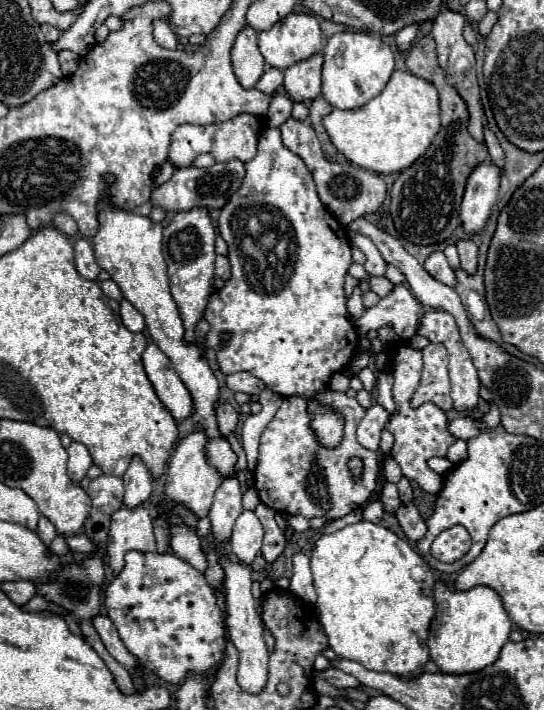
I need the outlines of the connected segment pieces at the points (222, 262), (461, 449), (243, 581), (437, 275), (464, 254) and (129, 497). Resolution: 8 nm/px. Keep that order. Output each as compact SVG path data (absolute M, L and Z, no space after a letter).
M218 255L216 257L216 275L220 279L230 279L230 261L224 257L224 255Z
M456 441L450 449L448 449L448 459L454 463L454 465L458 465L460 461L464 461L466 459L466 455L468 455L468 447L466 447L466 441Z
M226 557L220 559L224 571L226 571L226 579L224 579L224 591L226 591L226 627L230 633L230 641L236 645L238 649L238 685L246 691L246 693L260 693L266 687L268 681L268 647L264 643L264 635L262 635L262 623L260 623L260 615L256 613L256 603L252 597L252 575L250 575L250 567L242 565L242 563L232 563Z
M434 251L426 263L424 263L424 269L440 283L448 285L448 287L454 287L456 285L456 275L454 275L454 269L446 263L446 257L442 251Z
M460 241L456 247L458 247L458 253L460 253L462 269L468 275L474 275L476 267L478 267L478 247L472 241Z
M134 457L128 471L122 477L124 481L124 507L134 509L142 503L146 503L150 499L152 493L152 477L148 475L148 469L144 467L144 463L140 461L140 457Z

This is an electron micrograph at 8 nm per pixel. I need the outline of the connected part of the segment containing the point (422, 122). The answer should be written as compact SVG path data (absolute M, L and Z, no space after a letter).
M394 71L378 97L352 111L334 109L324 117L324 127L330 141L350 163L382 175L396 173L424 155L436 137L440 129L438 95L432 83L424 83L408 71Z

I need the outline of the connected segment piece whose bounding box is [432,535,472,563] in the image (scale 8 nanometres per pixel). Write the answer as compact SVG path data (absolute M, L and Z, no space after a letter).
M466 535L466 543L432 543L432 557L444 563L452 563L462 559L470 551L470 545L470 535Z

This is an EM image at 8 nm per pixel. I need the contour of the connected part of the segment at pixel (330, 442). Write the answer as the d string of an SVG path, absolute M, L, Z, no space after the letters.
M310 401L308 409L312 411L312 427L318 433L318 439L324 447L336 447L342 439L342 429L344 429L344 419L334 413L330 407L320 405L318 401Z

